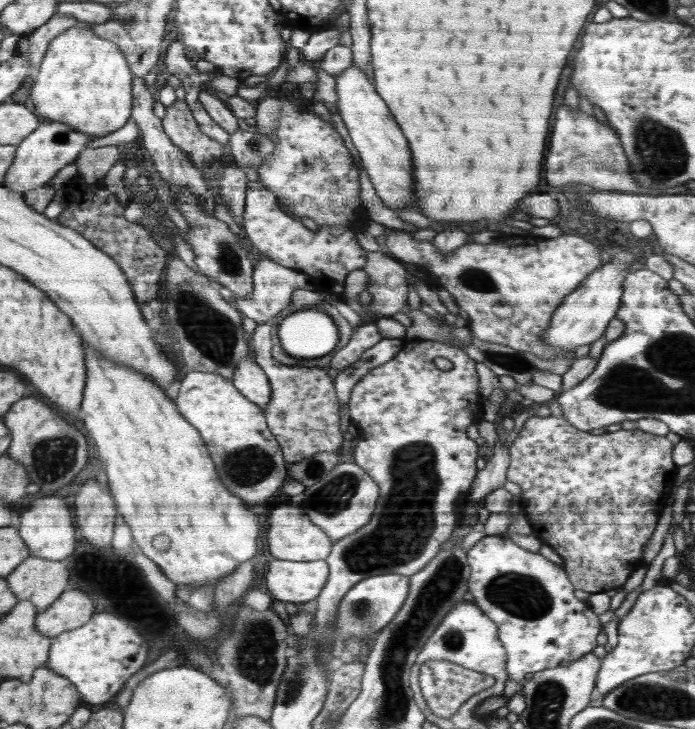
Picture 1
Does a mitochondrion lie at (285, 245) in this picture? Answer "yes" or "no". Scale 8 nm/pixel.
no

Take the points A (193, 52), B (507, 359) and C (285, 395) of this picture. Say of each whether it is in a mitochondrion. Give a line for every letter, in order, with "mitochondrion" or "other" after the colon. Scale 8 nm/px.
A: other
B: mitochondrion
C: other

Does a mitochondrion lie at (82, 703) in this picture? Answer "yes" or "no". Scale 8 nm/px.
no

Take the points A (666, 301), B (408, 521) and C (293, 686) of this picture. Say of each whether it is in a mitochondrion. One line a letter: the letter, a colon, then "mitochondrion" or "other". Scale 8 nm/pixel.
A: other
B: mitochondrion
C: mitochondrion

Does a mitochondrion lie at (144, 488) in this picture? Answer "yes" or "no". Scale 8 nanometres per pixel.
no

